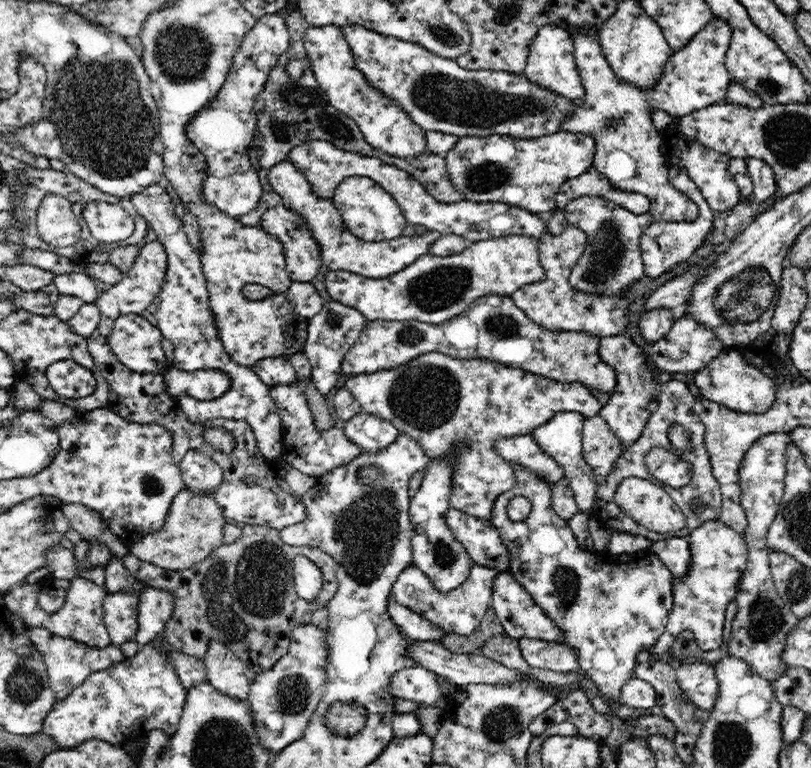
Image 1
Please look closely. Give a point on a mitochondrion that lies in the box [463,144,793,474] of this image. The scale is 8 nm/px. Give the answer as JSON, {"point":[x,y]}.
{"point":[741,296]}

